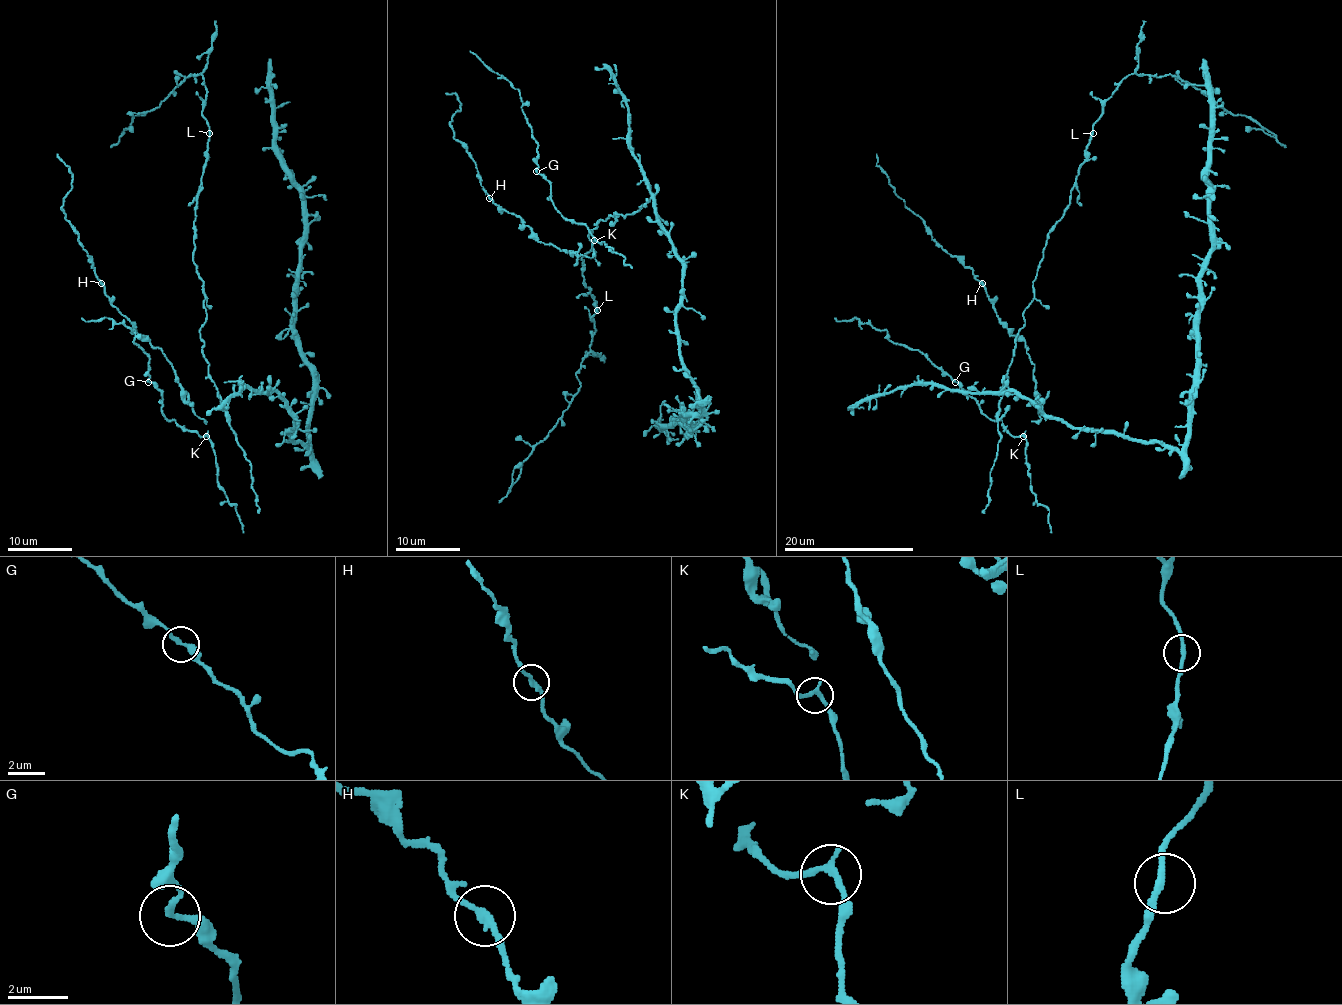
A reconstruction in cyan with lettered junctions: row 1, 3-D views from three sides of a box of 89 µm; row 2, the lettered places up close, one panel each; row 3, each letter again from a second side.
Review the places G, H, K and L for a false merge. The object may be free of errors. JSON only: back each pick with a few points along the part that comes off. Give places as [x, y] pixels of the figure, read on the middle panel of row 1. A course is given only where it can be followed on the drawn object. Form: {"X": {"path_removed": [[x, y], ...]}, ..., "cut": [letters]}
{"cut": []}

